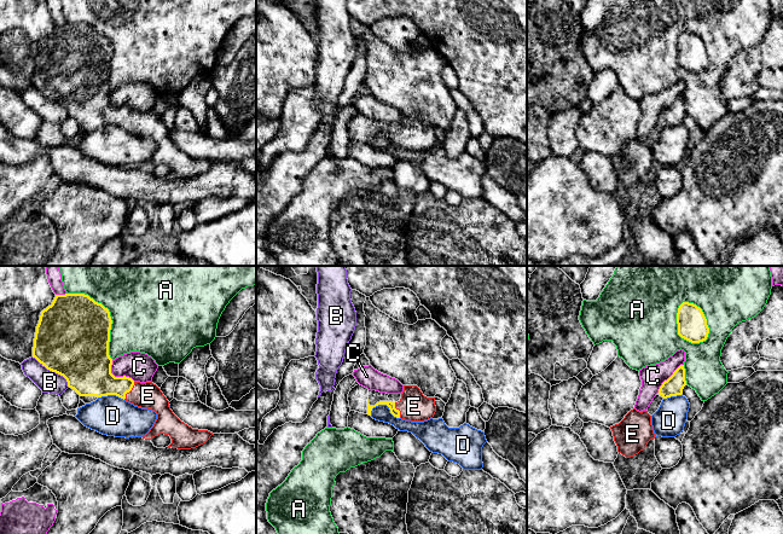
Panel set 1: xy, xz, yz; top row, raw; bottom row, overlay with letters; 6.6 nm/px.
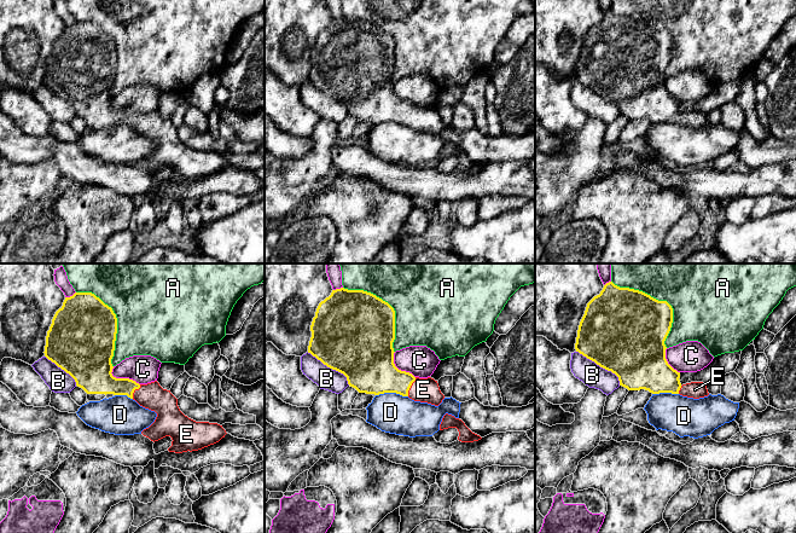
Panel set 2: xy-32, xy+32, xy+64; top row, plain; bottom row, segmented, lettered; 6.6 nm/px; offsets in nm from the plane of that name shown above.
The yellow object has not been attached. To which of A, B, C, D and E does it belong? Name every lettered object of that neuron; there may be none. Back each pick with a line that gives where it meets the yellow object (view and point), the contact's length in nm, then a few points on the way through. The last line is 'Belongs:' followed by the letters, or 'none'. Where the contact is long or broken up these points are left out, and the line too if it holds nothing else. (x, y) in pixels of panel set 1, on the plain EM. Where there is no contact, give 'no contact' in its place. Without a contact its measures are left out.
E: meets yellow in xy at (129, 120); contact 140 nm long; runs through xy (94, 108), (129, 120), (148, 125)
Belongs: E

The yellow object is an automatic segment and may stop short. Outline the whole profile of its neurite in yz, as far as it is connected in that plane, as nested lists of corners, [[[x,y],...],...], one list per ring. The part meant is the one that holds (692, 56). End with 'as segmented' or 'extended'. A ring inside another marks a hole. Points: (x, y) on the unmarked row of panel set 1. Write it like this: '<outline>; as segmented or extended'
[[[683,31],[679,35],[677,53],[678,64],[691,72],[703,71],[708,66],[707,48],[702,39],[694,33]]]; as segmented

